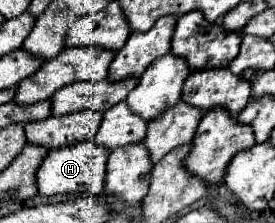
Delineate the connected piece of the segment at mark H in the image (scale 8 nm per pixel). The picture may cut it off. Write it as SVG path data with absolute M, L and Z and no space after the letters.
M79 141L71 147L49 151L37 171L39 195L69 195L85 189L95 189L95 195L99 195L103 191L103 173L107 157L109 157L107 149L99 149L95 141Z

